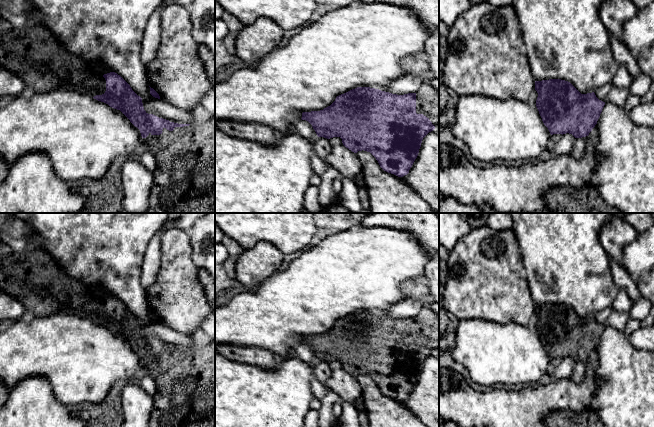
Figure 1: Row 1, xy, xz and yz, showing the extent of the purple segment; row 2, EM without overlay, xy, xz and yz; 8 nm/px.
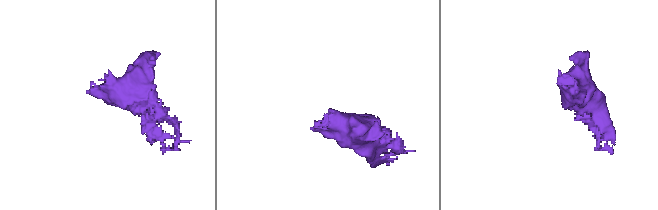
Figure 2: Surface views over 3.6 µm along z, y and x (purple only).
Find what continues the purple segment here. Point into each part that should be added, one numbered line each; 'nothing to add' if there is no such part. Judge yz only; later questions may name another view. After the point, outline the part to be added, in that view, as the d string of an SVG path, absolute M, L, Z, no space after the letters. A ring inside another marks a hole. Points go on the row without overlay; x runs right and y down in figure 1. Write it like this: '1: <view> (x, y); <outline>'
nothing to add

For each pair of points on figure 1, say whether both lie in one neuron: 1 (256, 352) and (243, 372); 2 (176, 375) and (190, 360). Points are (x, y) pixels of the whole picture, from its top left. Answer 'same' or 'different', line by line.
1: different
2: same

